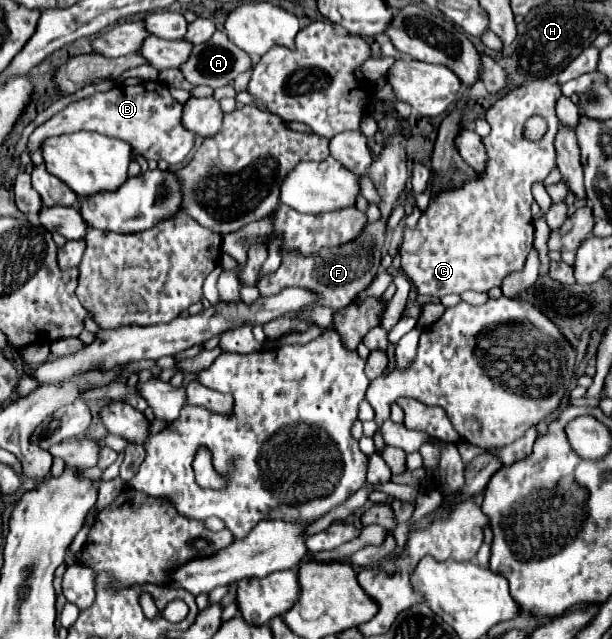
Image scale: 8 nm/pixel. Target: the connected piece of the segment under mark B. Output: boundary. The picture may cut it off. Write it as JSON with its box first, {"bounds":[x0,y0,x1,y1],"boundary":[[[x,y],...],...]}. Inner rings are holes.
{"bounds":[29,82,195,164],"boundary":[[[163,82],[117,86],[105,94],[97,92],[81,102],[75,102],[59,114],[55,114],[45,124],[37,126],[35,132],[29,136],[29,148],[31,152],[35,152],[45,138],[51,138],[51,134],[55,136],[71,134],[77,130],[89,130],[129,142],[131,148],[143,154],[147,160],[167,160],[169,164],[179,164],[189,154],[195,140],[195,134],[185,130],[185,126],[181,124],[181,110],[183,106],[177,100],[173,100],[169,88]]]}

